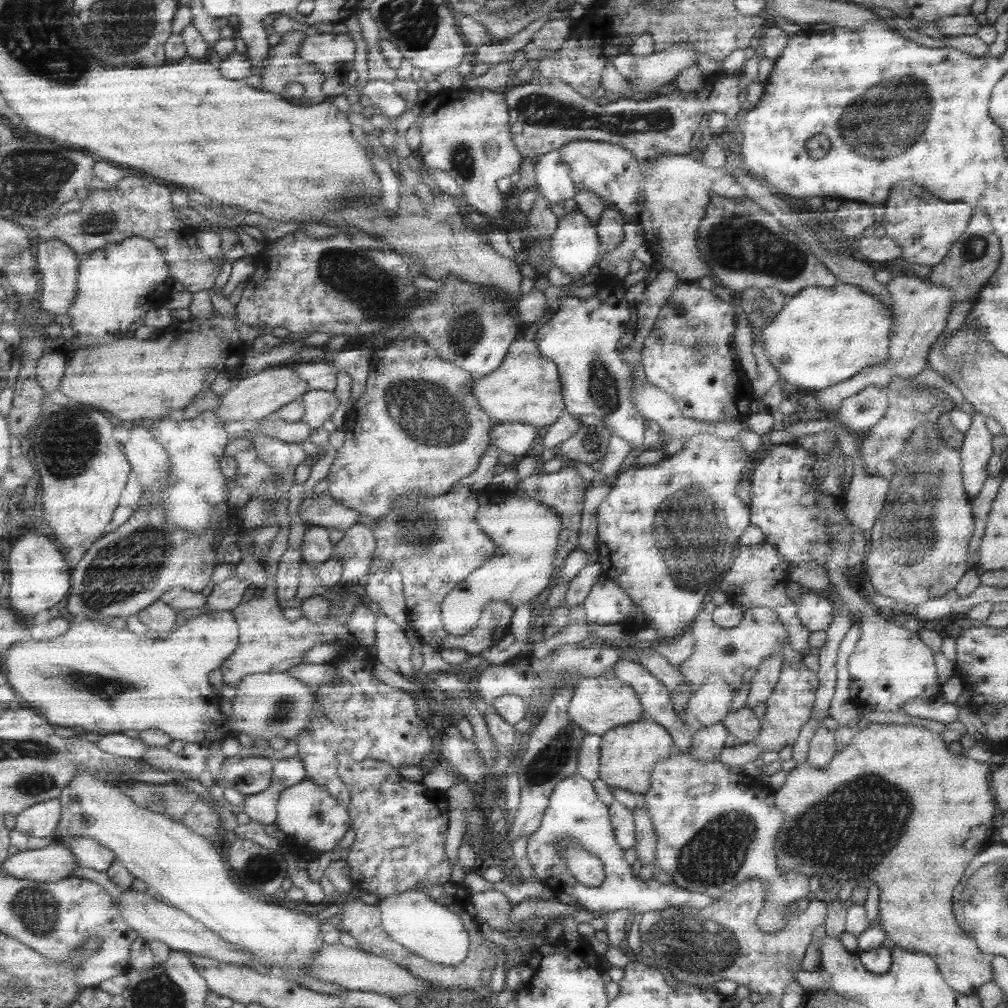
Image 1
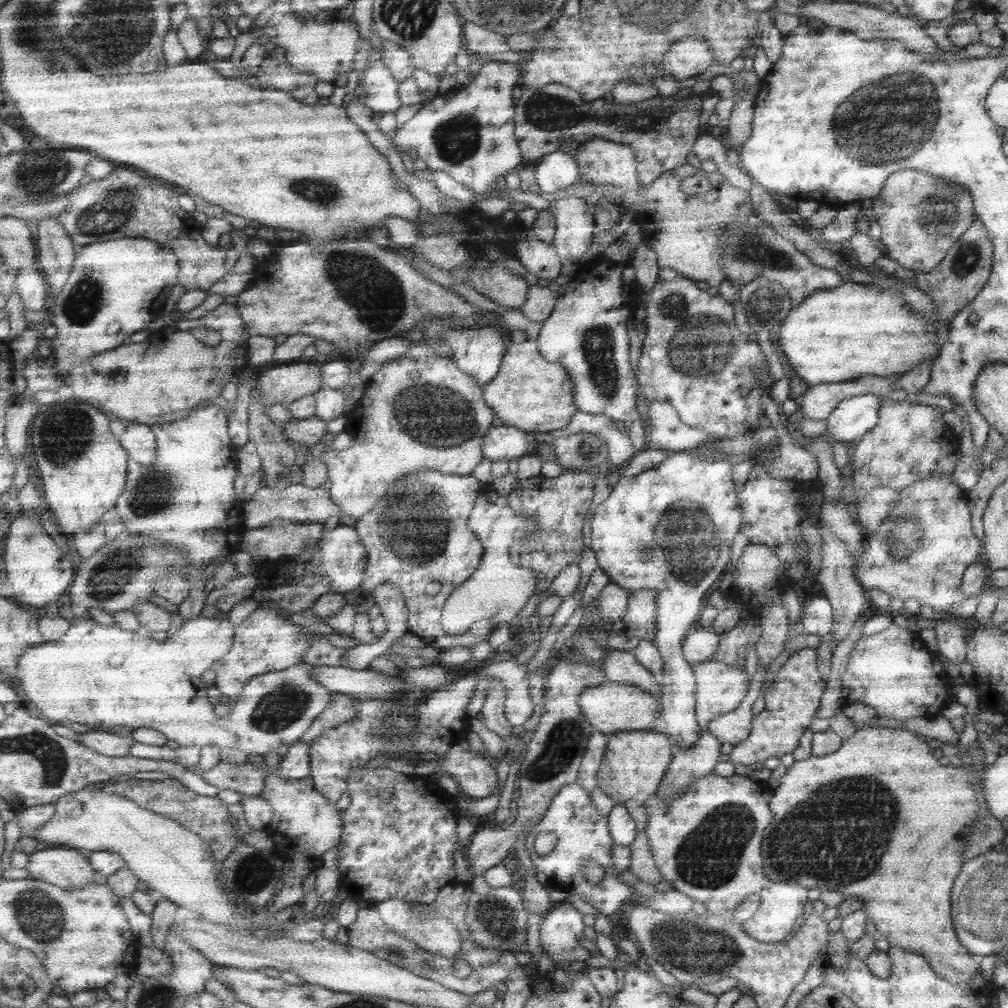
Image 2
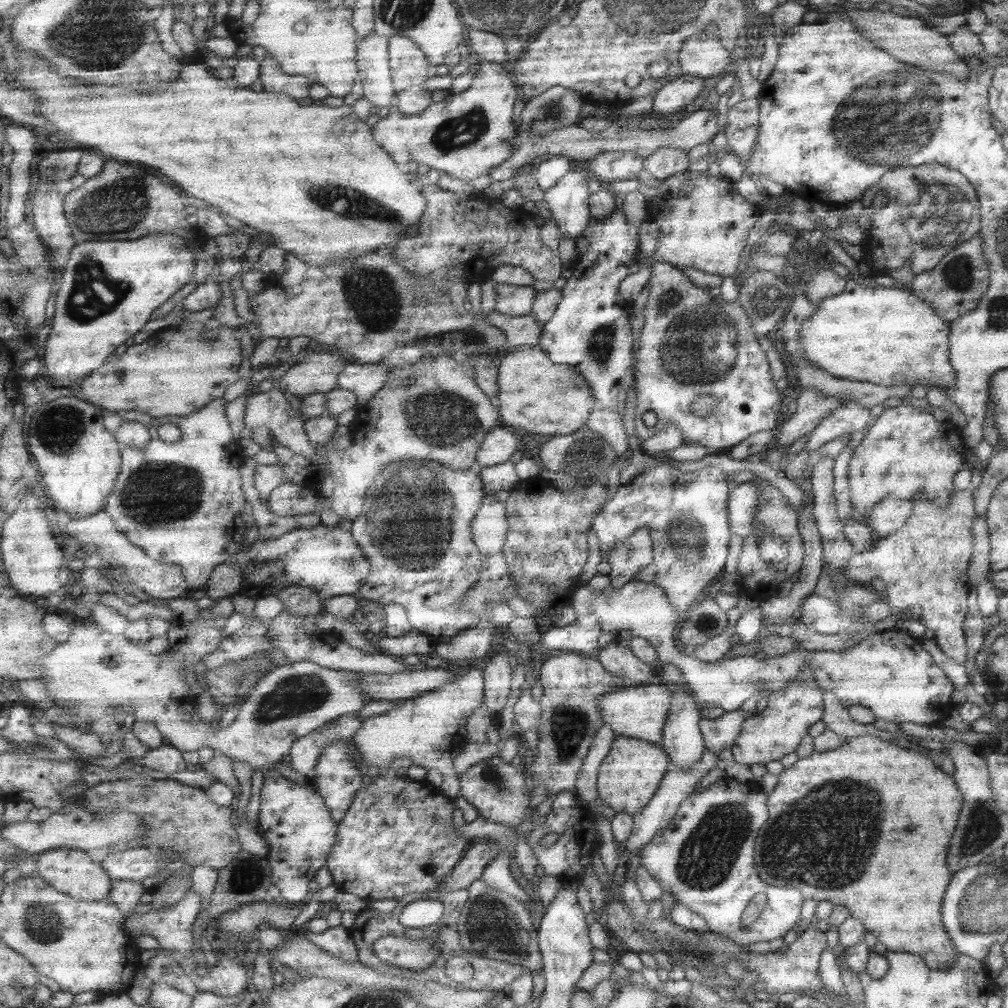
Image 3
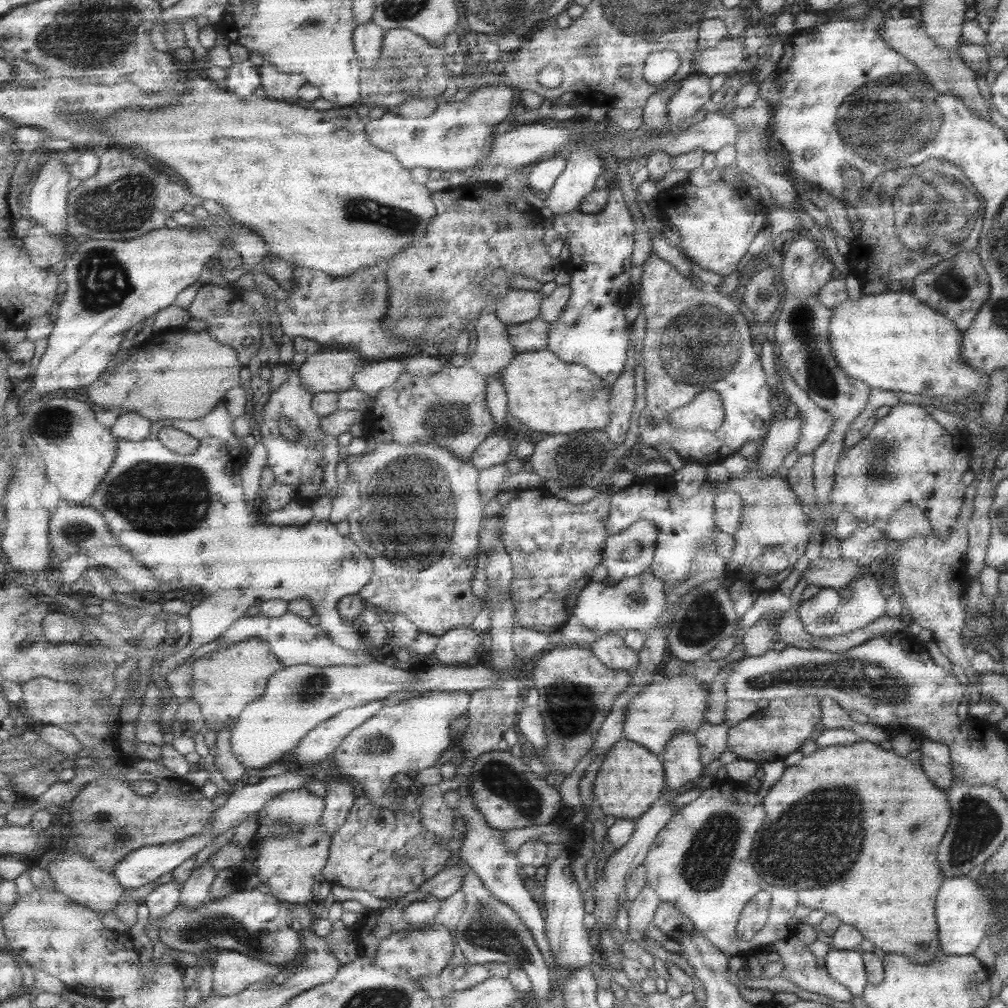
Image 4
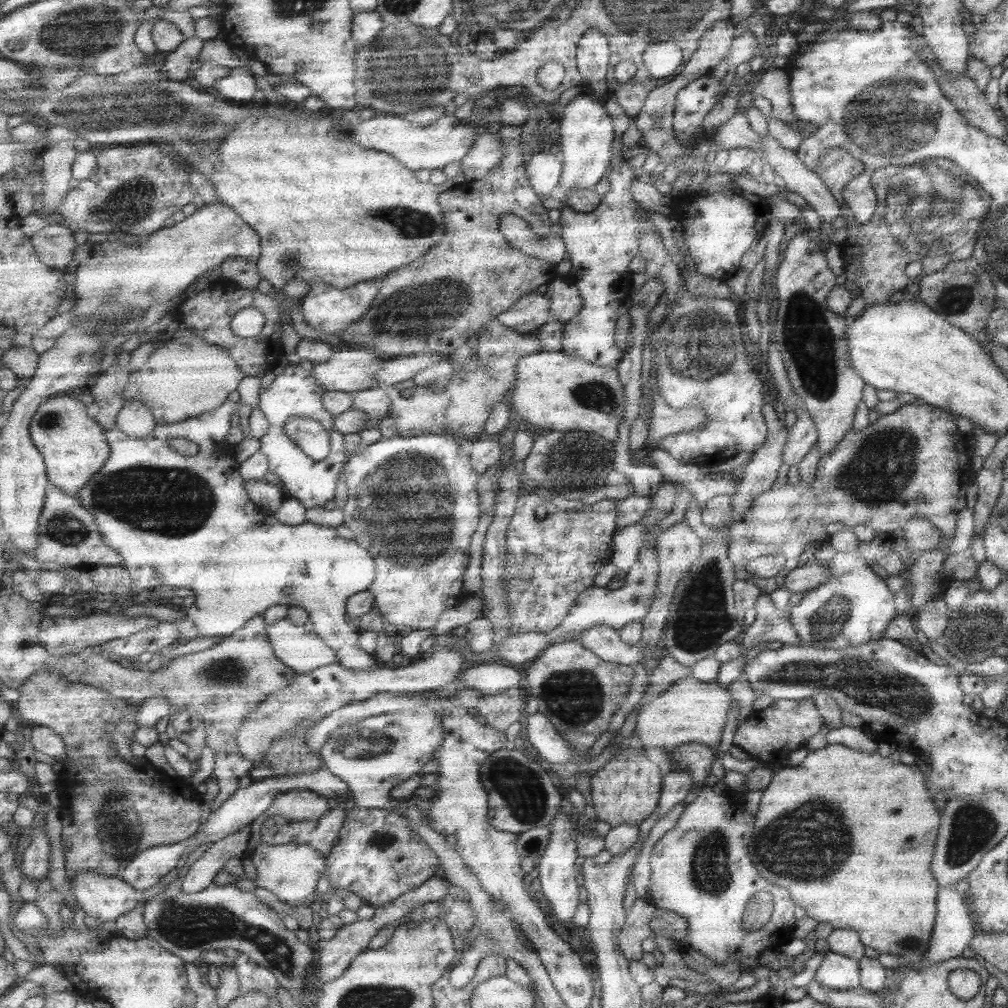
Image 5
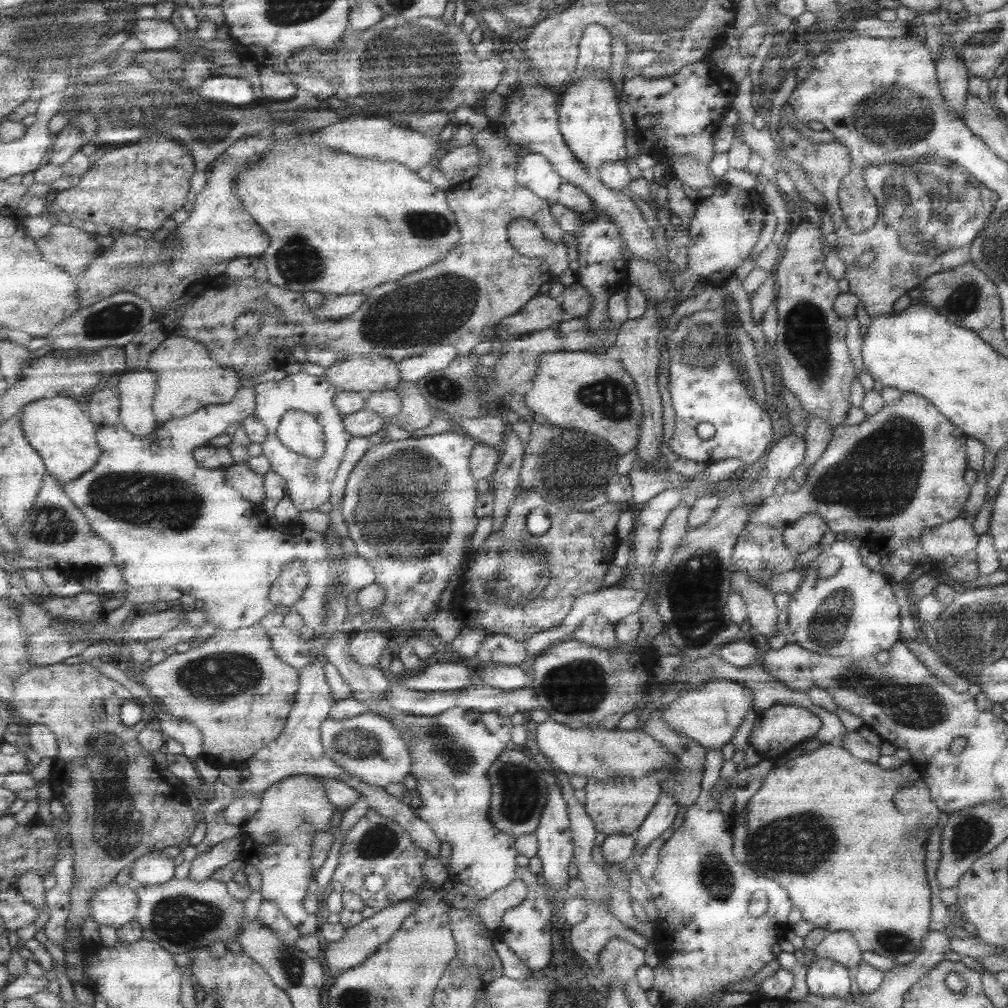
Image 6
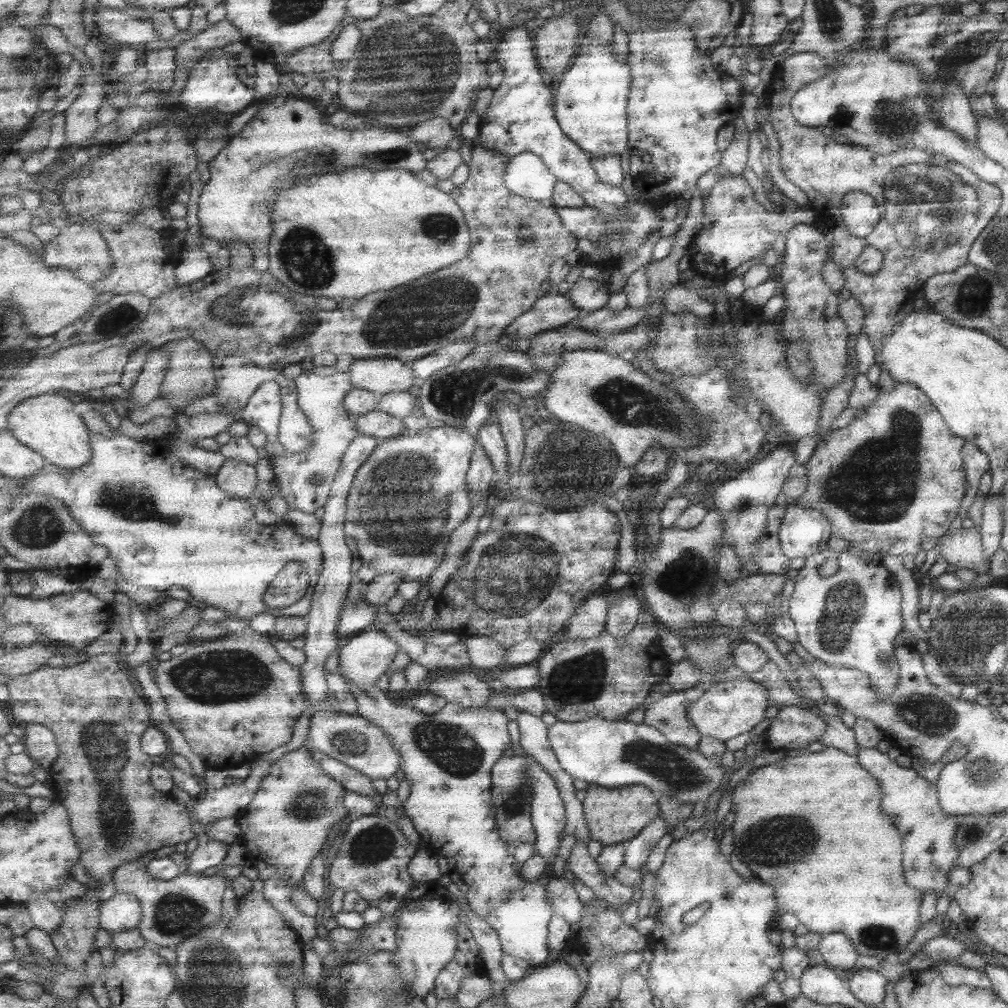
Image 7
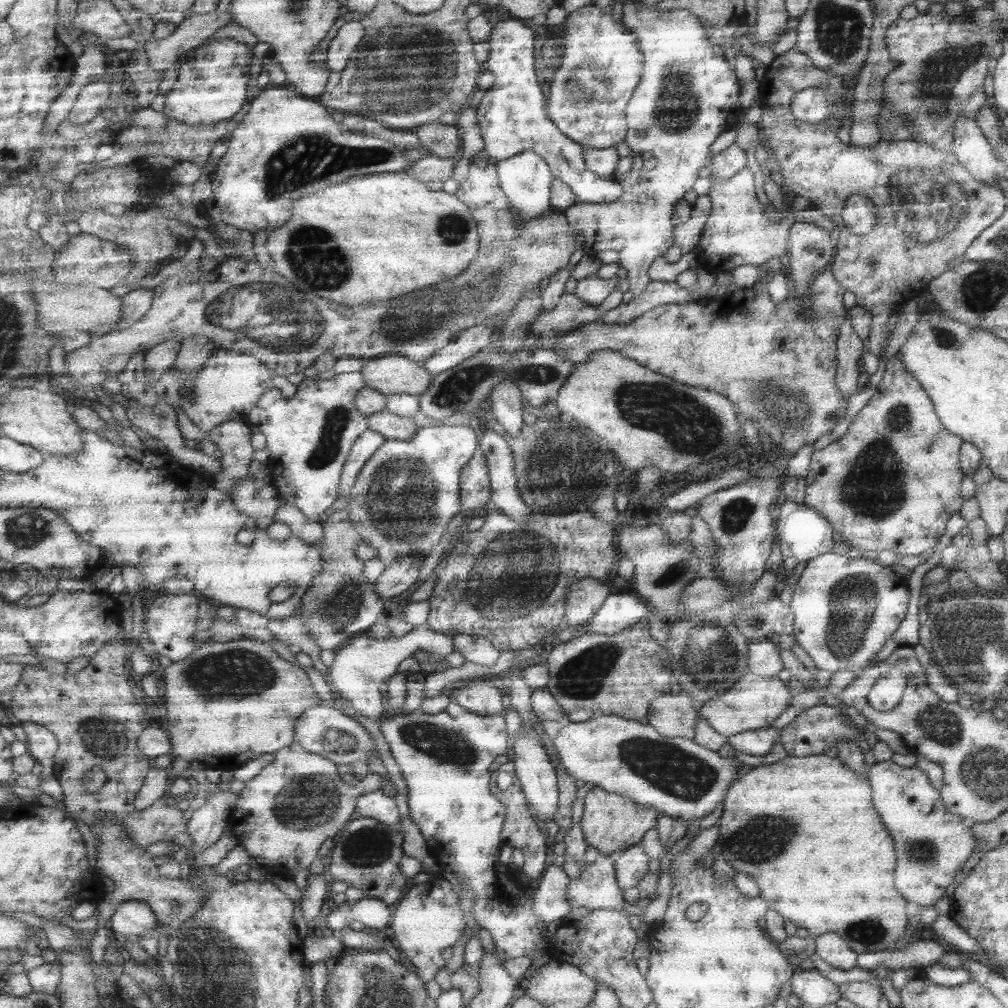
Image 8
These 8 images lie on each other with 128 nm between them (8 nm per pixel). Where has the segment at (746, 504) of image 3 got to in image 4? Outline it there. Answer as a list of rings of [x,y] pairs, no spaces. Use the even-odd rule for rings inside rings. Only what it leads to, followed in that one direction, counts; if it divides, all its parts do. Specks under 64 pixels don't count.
[[[731,490],[721,491],[713,497],[713,526],[727,538],[739,524],[741,501]]]

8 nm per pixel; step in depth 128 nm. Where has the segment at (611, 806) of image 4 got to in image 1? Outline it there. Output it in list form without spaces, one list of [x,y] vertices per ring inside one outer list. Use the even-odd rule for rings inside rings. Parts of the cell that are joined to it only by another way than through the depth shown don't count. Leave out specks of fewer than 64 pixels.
[[[645,718],[614,727],[600,737],[598,779],[610,789],[622,789],[631,792],[634,796],[642,796],[649,789],[649,774],[653,765],[665,760],[674,751],[669,733]]]

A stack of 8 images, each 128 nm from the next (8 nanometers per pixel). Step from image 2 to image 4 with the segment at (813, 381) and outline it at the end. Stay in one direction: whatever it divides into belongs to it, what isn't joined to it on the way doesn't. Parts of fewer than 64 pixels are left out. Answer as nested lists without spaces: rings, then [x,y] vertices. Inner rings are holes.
[[[883,291],[874,296],[861,296],[858,300],[850,301],[847,300],[831,310],[831,318],[828,324],[829,327],[829,340],[830,347],[837,361],[838,367],[845,372],[847,376],[853,378],[853,380],[858,380],[864,382],[871,389],[877,390],[887,390],[889,392],[895,393],[907,393],[907,394],[923,394],[923,396],[931,396],[931,398],[939,398],[939,396],[947,396],[951,398],[952,402],[961,403],[962,400],[974,400],[974,402],[979,402],[981,405],[984,399],[985,391],[988,389],[988,376],[983,373],[977,372],[972,369],[969,365],[966,365],[962,361],[962,356],[960,355],[960,331],[953,324],[952,320],[945,318],[936,311],[933,311],[930,307],[925,306],[917,298],[907,293],[902,293],[901,291]]]

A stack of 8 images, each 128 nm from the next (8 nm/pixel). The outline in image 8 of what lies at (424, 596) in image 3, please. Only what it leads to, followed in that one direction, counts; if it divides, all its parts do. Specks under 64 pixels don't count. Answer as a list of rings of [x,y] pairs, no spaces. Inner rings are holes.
[[[440,425],[440,426],[424,426],[420,428],[419,431],[415,433],[415,436],[409,440],[391,440],[386,439],[383,446],[379,448],[373,454],[373,457],[369,459],[363,467],[363,470],[359,473],[359,478],[355,482],[355,488],[351,489],[351,494],[349,496],[349,512],[352,521],[354,522],[355,528],[358,533],[364,538],[365,544],[377,551],[375,557],[379,557],[388,567],[392,565],[393,561],[399,560],[401,557],[412,557],[416,556],[421,562],[443,538],[449,522],[459,514],[461,511],[461,473],[468,464],[468,461],[472,459],[472,455],[475,453],[475,446],[478,446],[477,436],[473,432],[474,428],[469,428],[469,426],[464,425]]]

